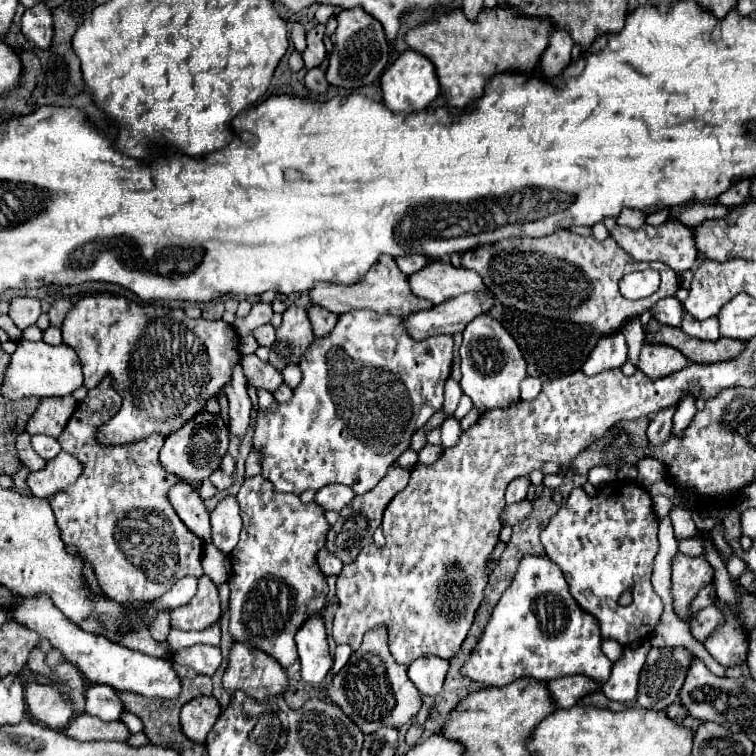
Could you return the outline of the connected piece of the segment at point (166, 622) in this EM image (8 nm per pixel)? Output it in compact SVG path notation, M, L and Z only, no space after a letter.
M168 610L160 612L160 616L154 620L154 622L146 622L150 634L154 640L158 642L166 642L168 638L168 632L170 632L170 616L168 616Z

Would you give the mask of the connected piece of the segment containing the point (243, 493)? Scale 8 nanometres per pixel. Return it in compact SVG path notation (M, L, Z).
M260 474L250 476L244 480L240 492L240 516L244 522L240 542L230 554L232 572L230 572L230 634L234 640L248 642L252 646L262 648L264 652L272 654L284 668L288 668L298 656L296 656L296 644L294 644L294 632L302 626L302 620L314 612L324 612L324 602L328 594L328 584L324 574L320 574L320 568L316 564L316 552L324 548L326 534L328 534L328 522L324 518L324 512L318 508L318 504L302 504L298 496L286 496L278 494L270 488L270 482L264 480Z

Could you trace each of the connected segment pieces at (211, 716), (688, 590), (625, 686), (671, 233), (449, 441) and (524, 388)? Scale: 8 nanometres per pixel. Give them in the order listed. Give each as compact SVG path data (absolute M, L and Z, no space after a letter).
M198 696L182 706L182 732L194 742L204 742L218 714L220 706L214 696Z
M678 552L672 558L672 606L678 618L690 616L690 604L698 592L710 584L710 564L702 556Z
M638 640L638 644L626 646L626 652L618 664L612 666L610 680L606 680L602 692L608 700L616 702L634 702L636 690L638 690L638 676L646 658L646 652L650 650L648 640Z
M664 222L660 226L644 224L638 230L630 230L630 228L624 228L624 226L614 226L612 230L608 230L608 236L614 238L630 256L634 256L634 260L640 260L640 262L660 260L660 262L668 264L674 272L690 270L694 266L696 258L698 258L692 228L686 228L678 222Z
M450 418L444 426L442 426L442 446L454 446L458 442L462 434L460 422L456 418Z
M524 378L520 384L520 398L522 400L534 400L534 396L538 396L540 392L540 380L538 378Z

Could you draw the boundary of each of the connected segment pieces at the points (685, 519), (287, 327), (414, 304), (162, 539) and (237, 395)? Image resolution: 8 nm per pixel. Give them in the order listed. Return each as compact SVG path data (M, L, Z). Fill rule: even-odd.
M674 508L674 510L670 510L670 518L672 518L672 524L674 524L674 534L676 534L676 538L686 540L686 538L694 538L694 536L704 534L706 538L713 541L711 531L702 532L702 530L696 528L696 524L692 522L690 510Z
M288 306L282 314L282 326L276 330L276 342L270 348L270 364L282 370L286 364L298 364L304 350L314 342L308 312L300 306Z
M386 254L380 256L378 262L374 264L374 268L370 268L370 272L366 272L366 276L362 276L362 280L358 280L356 284L350 284L350 286L344 286L344 284L314 284L310 288L310 300L312 300L312 304L322 306L322 308L336 312L336 314L358 310L358 308L370 308L374 312L408 316L412 312L432 308L432 304L428 300L422 300L422 298L418 298L410 292L406 274L398 272L394 258L386 256Z
M88 396L88 406L84 406L84 404L86 404L86 402L82 402L82 406L76 408L76 412L72 414L72 418L70 418L70 422L66 424L64 432L58 436L58 442L60 442L60 446L62 446L62 450L68 452L68 454L72 454L72 456L76 456L76 458L84 464L84 474L82 474L70 488L66 488L66 490L58 492L56 496L52 496L52 498L48 500L48 504L52 506L52 512L54 512L56 522L58 522L58 526L60 526L62 540L64 540L66 544L74 544L74 546L80 548L80 552L86 556L86 560L94 566L94 572L96 572L96 576L98 576L104 592L106 592L112 600L118 600L118 602L128 602L128 600L150 600L150 602L152 602L152 600L158 600L158 598L164 596L180 578L190 576L190 574L196 576L196 578L200 578L200 576L204 574L202 564L200 564L202 552L204 552L204 542L186 528L186 524L178 518L178 514L174 512L174 508L172 508L170 502L168 502L168 488L170 488L170 484L176 484L178 478L170 476L170 474L160 466L160 462L158 462L158 452L160 452L160 448L162 448L162 444L164 444L164 436L162 436L162 434L152 434L152 436L148 436L148 438L144 438L144 440L140 440L140 442L134 442L134 444L102 448L102 446L98 446L98 444L94 442L94 432L96 432L96 428L98 428L100 424L104 424L104 422L108 420L108 412L112 410L112 414L114 414L116 408L108 408L108 398L104 398L104 396Z
M240 364L232 368L232 378L224 386L224 392L230 404L230 436L244 438L244 434L252 426L252 402L248 396L248 382Z

